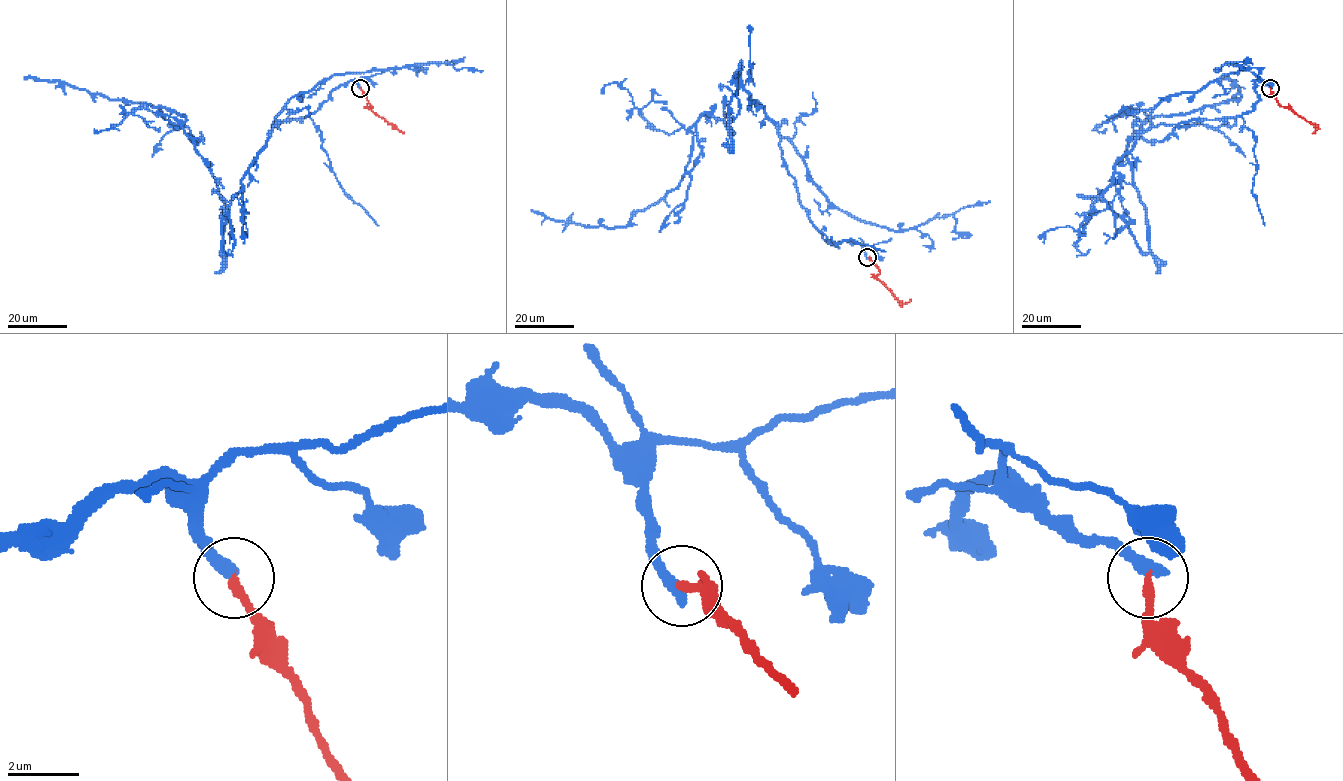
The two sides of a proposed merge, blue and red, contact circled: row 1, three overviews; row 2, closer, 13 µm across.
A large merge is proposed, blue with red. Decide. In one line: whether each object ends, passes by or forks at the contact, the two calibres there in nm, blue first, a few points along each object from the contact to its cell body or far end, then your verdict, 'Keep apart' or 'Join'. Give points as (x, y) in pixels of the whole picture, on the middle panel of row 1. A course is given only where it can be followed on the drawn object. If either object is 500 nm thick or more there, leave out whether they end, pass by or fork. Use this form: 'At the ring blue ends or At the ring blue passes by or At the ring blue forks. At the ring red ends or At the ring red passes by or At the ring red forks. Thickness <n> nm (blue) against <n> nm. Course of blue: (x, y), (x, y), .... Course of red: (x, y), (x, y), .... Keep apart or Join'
At the ring blue ends. At the ring red ends. Thickness 400 nm (blue) against 240 nm. Course of blue: (867, 258), (810, 220), (778, 127), (741, 80), (734, 133), (703, 113), (680, 182), (624, 226), (531, 210). Course of red: (867, 258), (878, 268), (877, 278), (900, 302), (906, 303), (910, 299). Join

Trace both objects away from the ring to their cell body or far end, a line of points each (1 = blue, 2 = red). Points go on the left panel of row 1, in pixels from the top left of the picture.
1: (360, 88), (342, 84), (309, 116), (274, 124), (225, 209), (222, 253), (225, 203), (184, 116), (24, 79)
2: (360, 88), (372, 107), (370, 109), (403, 133)

